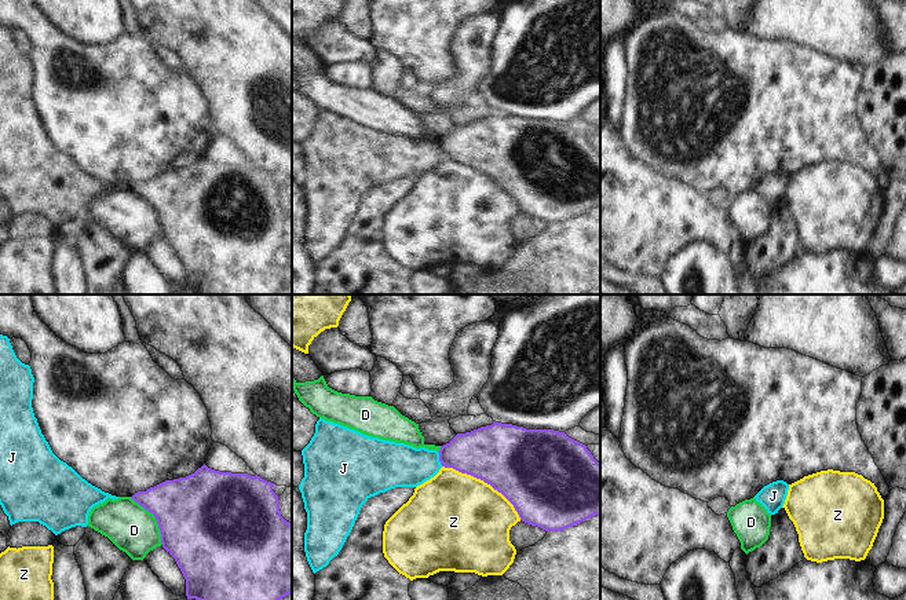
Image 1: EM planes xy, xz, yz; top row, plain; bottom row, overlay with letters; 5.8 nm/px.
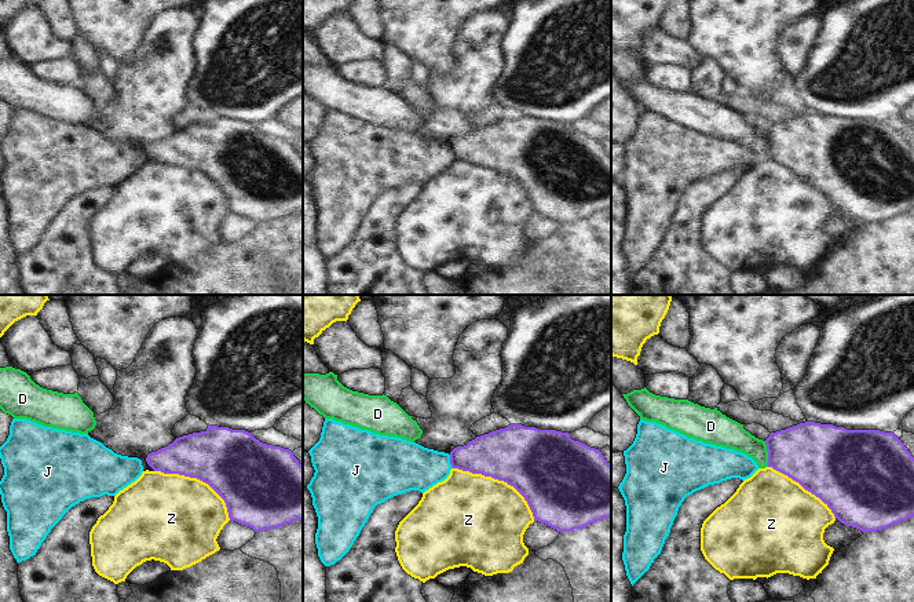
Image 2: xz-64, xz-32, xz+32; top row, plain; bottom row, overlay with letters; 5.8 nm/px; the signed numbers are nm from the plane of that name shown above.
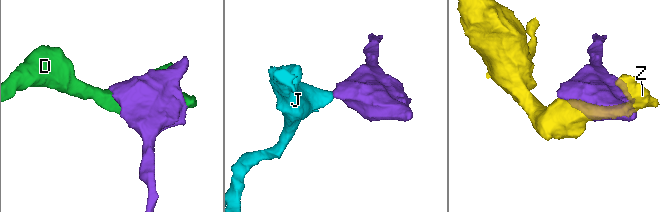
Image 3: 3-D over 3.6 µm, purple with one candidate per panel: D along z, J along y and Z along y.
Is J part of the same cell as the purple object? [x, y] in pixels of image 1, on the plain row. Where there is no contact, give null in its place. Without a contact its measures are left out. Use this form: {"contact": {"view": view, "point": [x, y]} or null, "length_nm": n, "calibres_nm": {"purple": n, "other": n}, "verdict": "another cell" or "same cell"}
{"contact": {"view": "xz", "point": [439, 152]}, "length_nm": 80, "calibres_nm": {"purple": 280, "other": 260}, "verdict": "another cell"}

